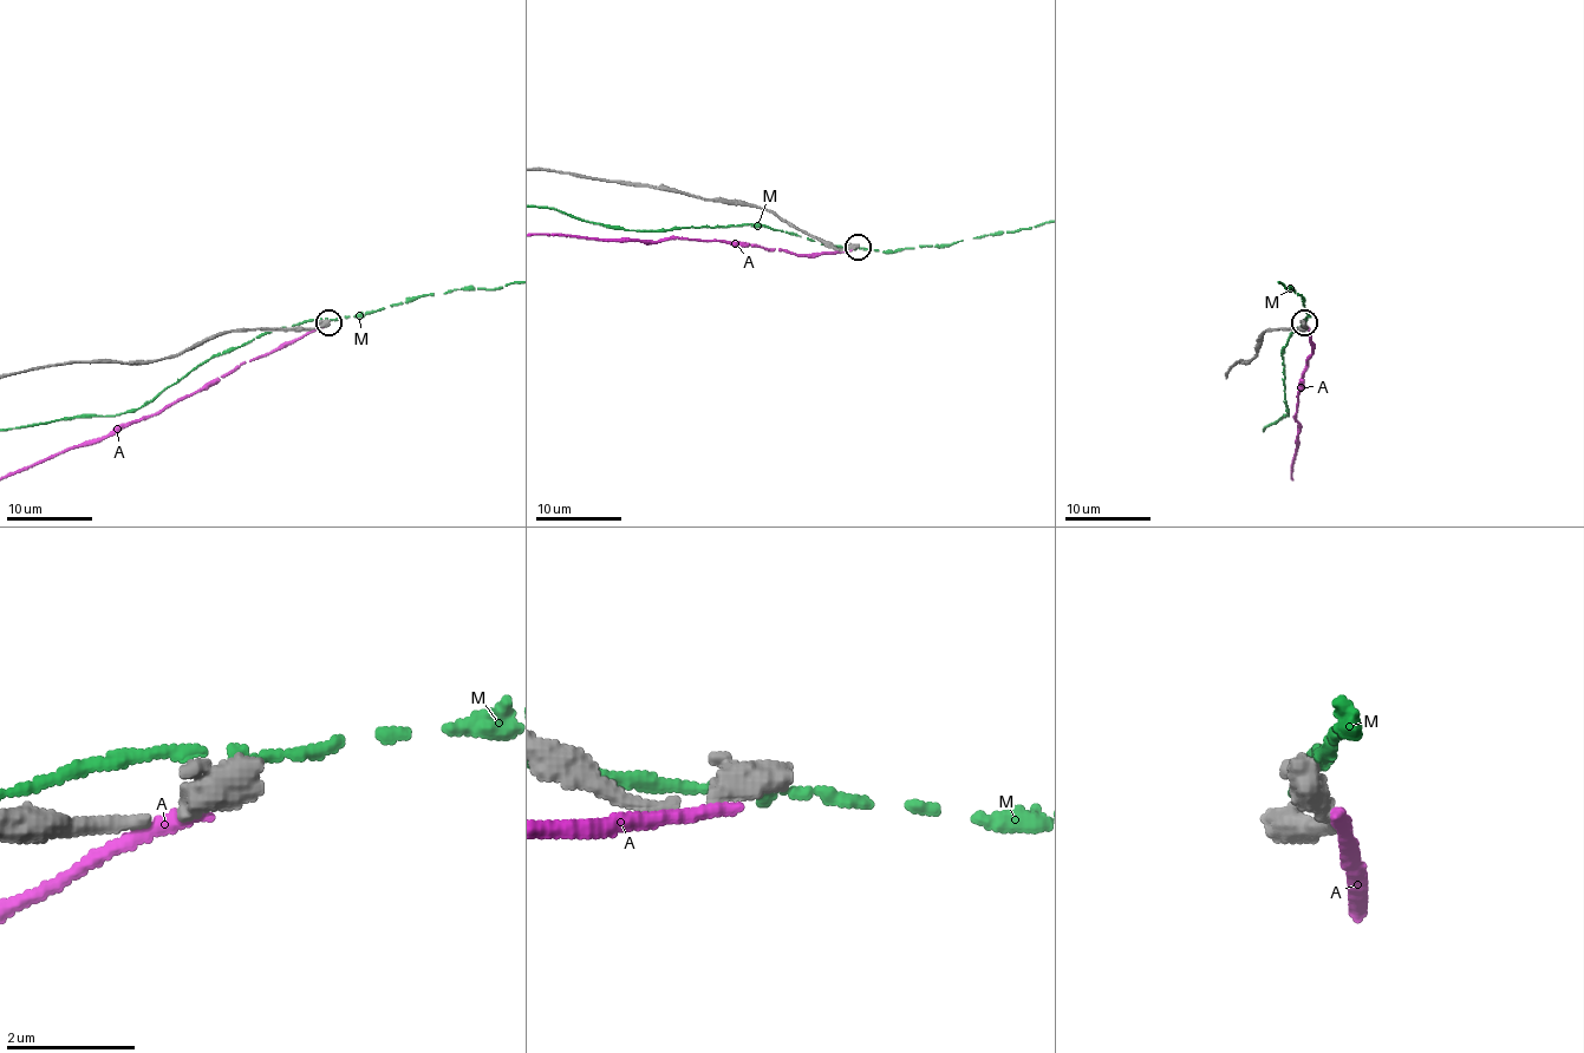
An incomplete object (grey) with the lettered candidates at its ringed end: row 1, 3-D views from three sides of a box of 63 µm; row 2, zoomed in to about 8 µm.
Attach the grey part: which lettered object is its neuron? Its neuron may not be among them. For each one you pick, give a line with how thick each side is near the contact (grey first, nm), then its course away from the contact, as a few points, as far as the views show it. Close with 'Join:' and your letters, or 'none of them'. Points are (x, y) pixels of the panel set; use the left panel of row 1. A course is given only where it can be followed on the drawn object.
Join: none of them

